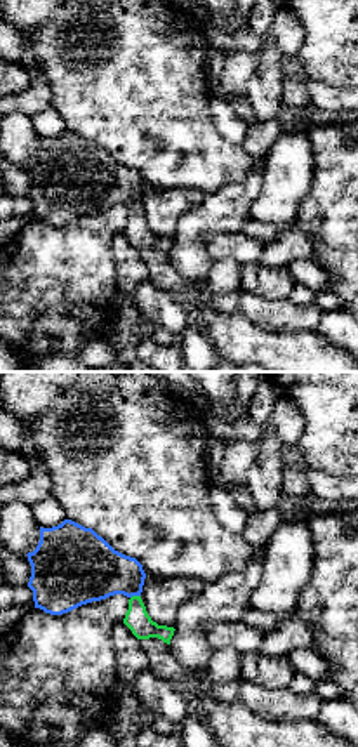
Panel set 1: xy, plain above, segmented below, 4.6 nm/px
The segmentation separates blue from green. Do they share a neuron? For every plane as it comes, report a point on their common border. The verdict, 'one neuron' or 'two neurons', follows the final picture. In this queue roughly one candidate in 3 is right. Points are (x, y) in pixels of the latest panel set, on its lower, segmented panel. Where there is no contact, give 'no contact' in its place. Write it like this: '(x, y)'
(134, 594)

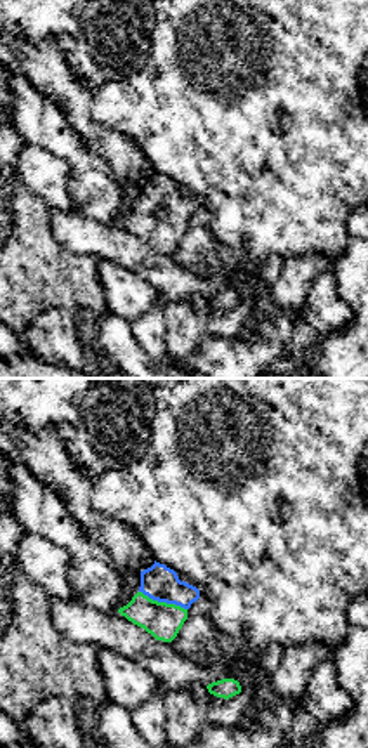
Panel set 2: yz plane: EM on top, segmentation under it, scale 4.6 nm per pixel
(164, 601)

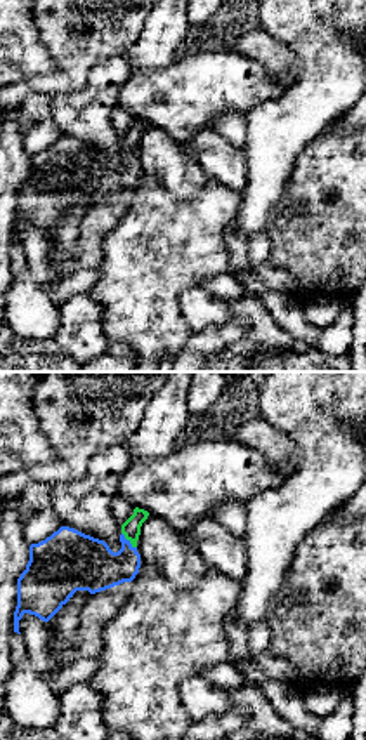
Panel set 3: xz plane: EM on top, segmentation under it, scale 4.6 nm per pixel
(129, 541)

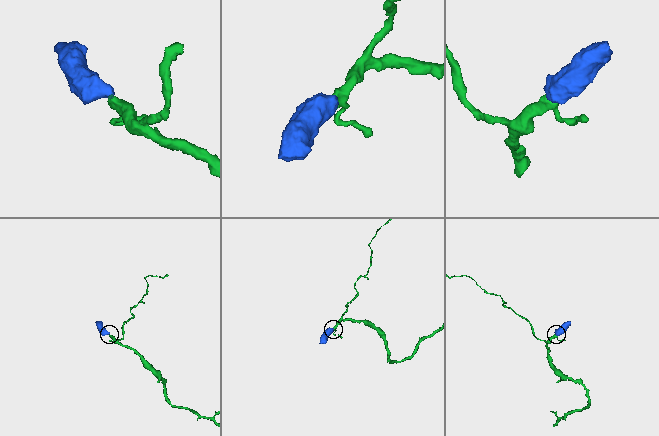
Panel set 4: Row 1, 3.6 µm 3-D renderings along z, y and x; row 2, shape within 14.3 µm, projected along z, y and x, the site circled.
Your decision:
one neuron

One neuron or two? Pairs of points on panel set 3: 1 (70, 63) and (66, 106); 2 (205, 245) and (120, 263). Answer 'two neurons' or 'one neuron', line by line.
1: two neurons
2: one neuron

